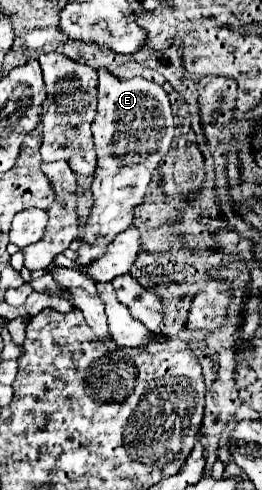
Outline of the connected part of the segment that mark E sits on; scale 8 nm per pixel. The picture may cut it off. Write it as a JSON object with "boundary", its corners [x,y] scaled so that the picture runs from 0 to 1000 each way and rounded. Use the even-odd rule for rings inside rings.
{"boundary":[[[378,143],[370,237],[355,245],[370,347],[347,380],[363,416],[309,478],[317,490],[294,514],[302,539],[347,539],[370,531],[447,478],[500,461],[508,433],[546,412],[584,351],[653,302],[660,261],[653,212],[607,171],[553,163],[546,155],[462,163],[424,147]]]}

